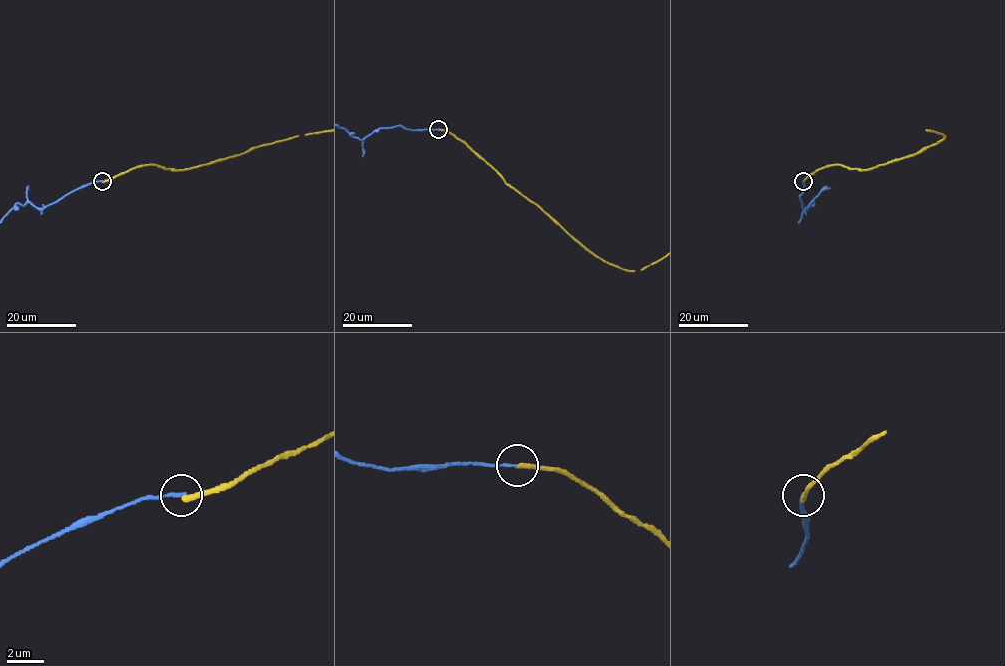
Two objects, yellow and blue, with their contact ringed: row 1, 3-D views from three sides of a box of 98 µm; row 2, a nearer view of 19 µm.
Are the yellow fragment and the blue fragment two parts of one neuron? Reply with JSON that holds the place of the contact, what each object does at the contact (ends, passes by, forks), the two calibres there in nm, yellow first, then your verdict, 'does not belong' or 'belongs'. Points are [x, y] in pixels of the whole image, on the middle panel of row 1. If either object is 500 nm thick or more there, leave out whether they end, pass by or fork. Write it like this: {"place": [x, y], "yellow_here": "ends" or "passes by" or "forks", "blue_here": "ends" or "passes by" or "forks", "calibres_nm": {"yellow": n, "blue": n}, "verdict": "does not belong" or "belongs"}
{"place": [438, 129], "yellow_here": "ends", "blue_here": "ends", "calibres_nm": {"yellow": 260, "blue": 180}, "verdict": "does not belong"}

